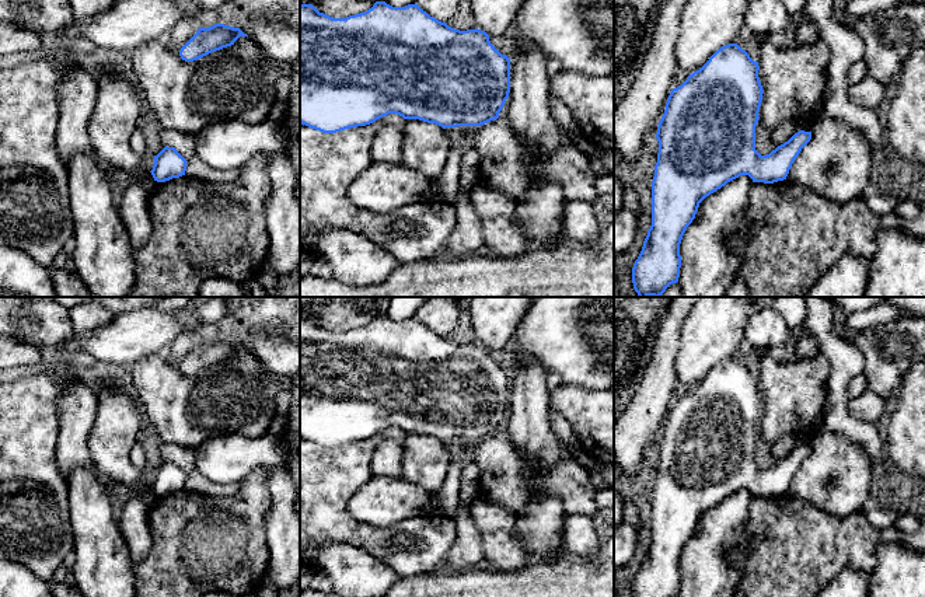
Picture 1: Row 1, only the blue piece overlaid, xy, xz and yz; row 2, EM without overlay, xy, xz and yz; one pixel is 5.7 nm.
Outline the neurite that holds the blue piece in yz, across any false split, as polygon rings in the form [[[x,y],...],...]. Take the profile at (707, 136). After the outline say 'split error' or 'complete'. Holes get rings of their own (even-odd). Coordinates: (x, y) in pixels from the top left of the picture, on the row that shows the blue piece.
[[[729,43],[718,49],[681,85],[671,90],[656,133],[659,153],[652,181],[652,226],[632,268],[632,283],[639,297],[660,297],[670,284],[678,282],[681,268],[680,244],[687,227],[695,219],[699,203],[706,196],[740,175],[748,175],[753,182],[764,184],[786,179],[796,157],[810,142],[811,132],[799,130],[767,156],[761,156],[755,150],[755,126],[760,119],[758,112],[764,92],[758,70],[758,62],[754,62],[737,43]]]; complete

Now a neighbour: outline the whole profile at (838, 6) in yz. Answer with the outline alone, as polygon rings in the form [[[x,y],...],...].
[[[832,0],[832,18],[835,22],[842,24],[848,3],[849,0]]]

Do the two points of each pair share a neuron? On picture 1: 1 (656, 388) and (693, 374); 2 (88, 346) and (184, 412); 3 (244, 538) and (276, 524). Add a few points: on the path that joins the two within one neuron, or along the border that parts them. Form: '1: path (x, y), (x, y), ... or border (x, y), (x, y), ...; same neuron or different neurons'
1: border (679, 348), (676, 380); different neurons
2: border (156, 352), (138, 359), (131, 366); different neurons
3: border (271, 496), (266, 520), (268, 561); different neurons

